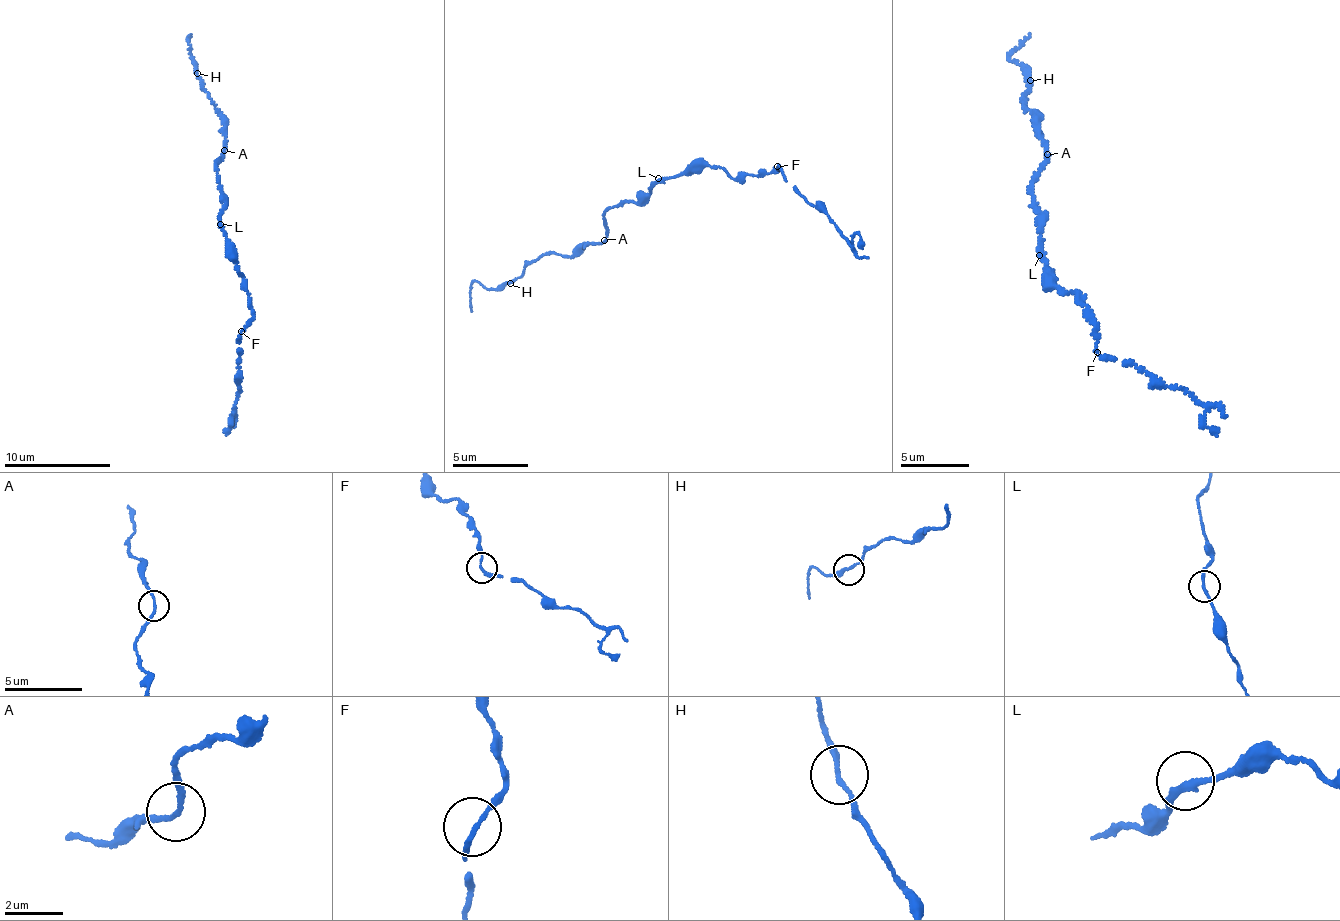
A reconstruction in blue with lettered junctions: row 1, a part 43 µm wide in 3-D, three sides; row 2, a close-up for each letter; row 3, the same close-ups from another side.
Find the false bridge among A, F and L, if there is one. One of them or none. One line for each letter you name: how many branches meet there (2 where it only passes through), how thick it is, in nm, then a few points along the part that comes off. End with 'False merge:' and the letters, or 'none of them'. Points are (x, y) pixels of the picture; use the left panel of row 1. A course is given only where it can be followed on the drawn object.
False merge: none of them

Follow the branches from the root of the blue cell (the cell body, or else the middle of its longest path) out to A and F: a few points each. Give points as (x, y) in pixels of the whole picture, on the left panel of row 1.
A: (221, 226), (220, 210), (225, 204), (225, 195), (220, 189), (217, 159), (224, 151)
F: (221, 226), (226, 250), (235, 262), (238, 274), (243, 275), (248, 304), (253, 310), (254, 319), (241, 331)

